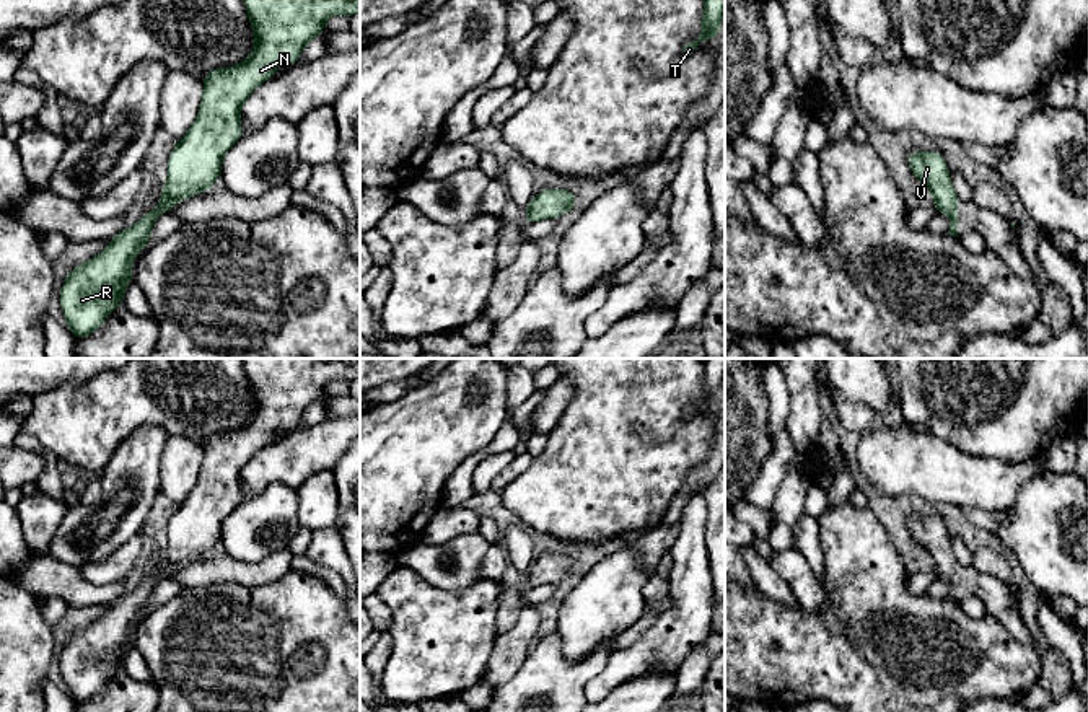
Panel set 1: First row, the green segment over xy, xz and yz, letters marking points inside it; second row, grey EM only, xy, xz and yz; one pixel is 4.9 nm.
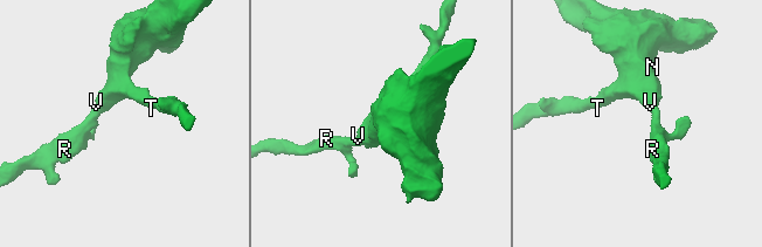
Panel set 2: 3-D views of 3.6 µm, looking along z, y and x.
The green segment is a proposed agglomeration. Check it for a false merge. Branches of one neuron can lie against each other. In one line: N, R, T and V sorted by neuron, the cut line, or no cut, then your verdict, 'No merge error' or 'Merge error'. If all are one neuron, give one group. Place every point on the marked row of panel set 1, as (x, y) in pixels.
Groups: N R T V. No split. No merge error

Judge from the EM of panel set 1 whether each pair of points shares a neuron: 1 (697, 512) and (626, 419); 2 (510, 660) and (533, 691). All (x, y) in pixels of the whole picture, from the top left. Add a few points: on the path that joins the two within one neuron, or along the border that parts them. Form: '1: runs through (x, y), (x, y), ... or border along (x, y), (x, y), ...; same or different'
1: border along (696, 471), (689, 479); different
2: border along (538, 639), (523, 665), (508, 680), (492, 686); different

